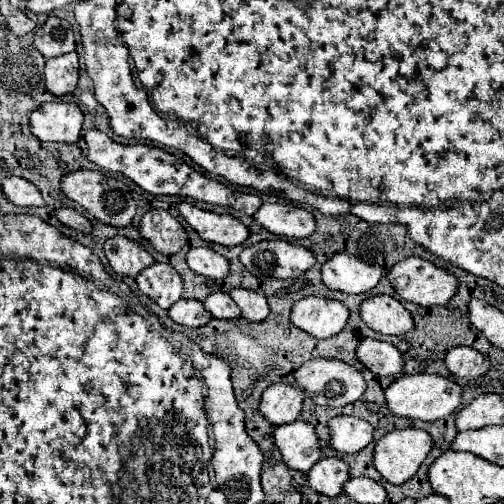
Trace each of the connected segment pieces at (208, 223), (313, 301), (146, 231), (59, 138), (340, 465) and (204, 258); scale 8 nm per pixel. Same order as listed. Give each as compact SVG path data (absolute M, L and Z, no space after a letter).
M180 202L178 210L184 216L184 220L200 234L202 240L218 242L224 246L238 246L250 234L248 228L230 214L208 212L208 210L196 208L188 202Z
M308 296L292 306L290 320L314 338L330 338L346 326L348 316L350 310L344 302L324 296Z
M148 210L140 220L140 234L150 240L154 250L168 256L188 242L184 226L166 210Z
M46 102L30 114L30 130L42 142L78 142L82 120L76 104Z
M320 458L308 472L310 486L330 498L342 494L348 478L348 464L342 458Z
M192 248L186 254L186 262L190 266L190 270L194 270L196 274L202 274L206 278L224 278L230 272L230 264L228 260L214 252L212 248Z

